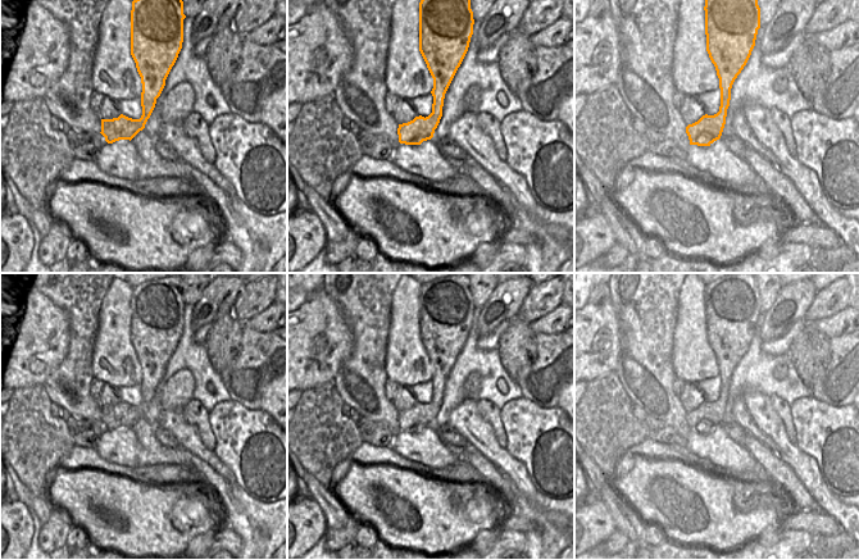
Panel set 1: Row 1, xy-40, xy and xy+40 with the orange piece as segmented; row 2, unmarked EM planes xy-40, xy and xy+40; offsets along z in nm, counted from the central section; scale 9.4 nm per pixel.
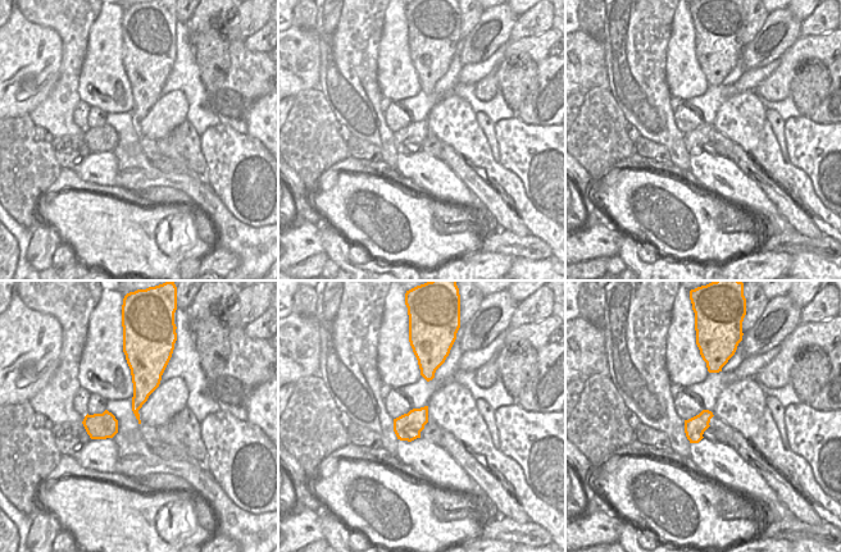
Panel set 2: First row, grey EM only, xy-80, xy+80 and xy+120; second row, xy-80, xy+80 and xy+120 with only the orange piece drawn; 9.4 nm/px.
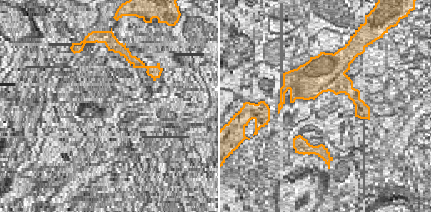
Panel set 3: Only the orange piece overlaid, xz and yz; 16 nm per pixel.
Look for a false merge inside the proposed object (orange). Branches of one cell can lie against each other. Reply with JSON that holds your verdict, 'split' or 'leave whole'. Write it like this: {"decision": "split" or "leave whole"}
{"decision": "split"}

